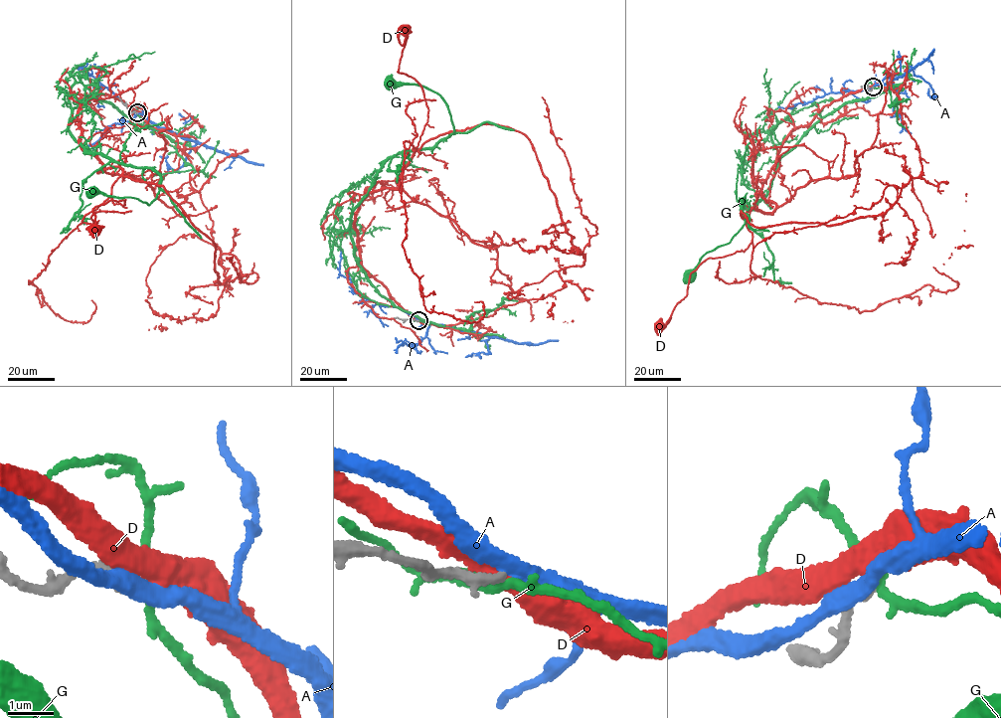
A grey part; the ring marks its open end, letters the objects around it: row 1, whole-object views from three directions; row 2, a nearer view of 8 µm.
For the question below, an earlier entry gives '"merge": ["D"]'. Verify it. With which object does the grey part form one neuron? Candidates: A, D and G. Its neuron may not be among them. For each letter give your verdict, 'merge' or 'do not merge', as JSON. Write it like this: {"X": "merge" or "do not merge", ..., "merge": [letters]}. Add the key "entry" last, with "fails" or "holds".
{"A": "do not merge", "D": "merge", "G": "do not merge", "merge": ["D"], "entry": "holds"}

